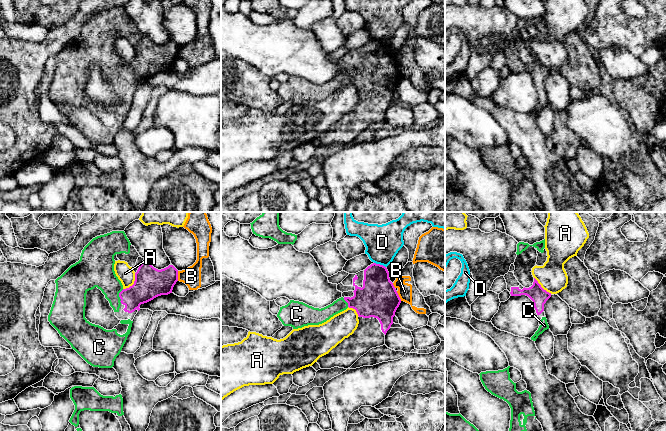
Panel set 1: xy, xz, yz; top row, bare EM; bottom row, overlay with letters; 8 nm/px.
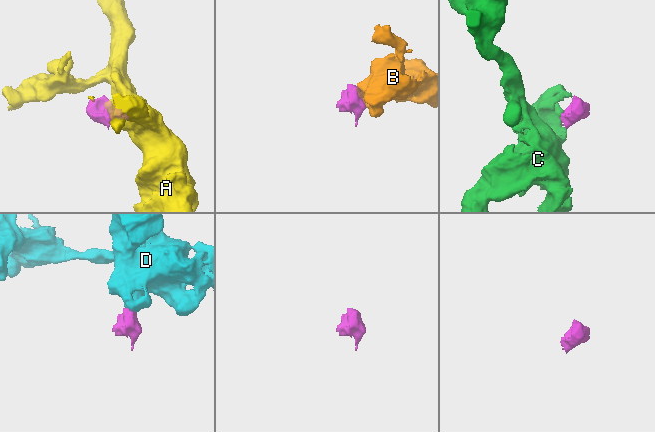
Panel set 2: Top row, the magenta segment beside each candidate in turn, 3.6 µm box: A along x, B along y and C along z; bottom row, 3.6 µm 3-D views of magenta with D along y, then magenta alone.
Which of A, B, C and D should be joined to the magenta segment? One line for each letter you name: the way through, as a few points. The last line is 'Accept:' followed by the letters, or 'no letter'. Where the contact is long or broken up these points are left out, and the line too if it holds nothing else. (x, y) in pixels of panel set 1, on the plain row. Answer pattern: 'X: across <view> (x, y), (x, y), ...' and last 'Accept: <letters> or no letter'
C: across xy (148, 61), (134, 72), (119, 72), (99, 48)
Accept: C

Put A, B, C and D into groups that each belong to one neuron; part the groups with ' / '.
A / B / C / D

